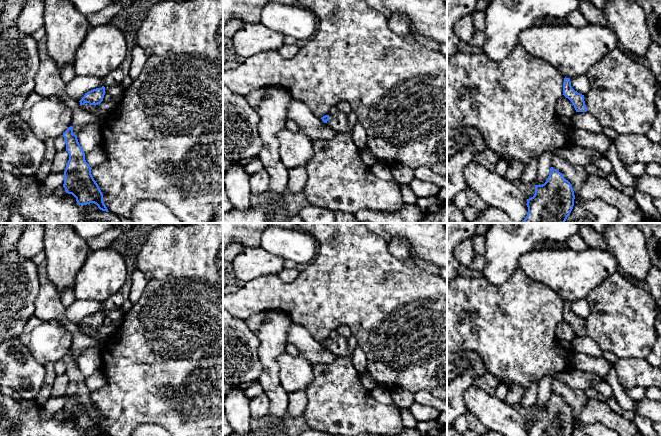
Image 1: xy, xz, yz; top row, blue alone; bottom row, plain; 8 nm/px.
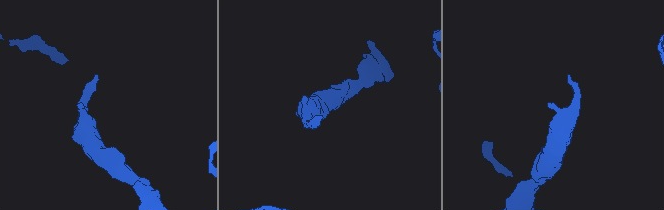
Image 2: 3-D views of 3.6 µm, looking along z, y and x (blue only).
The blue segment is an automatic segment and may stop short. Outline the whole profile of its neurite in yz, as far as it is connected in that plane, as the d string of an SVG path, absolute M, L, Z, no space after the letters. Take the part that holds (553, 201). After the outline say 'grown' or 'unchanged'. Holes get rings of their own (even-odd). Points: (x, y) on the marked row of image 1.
M550 168L549 176L542 185L535 185L535 194L527 199L527 216L521 223L565 223L574 206L574 191L572 185L562 173Z; unchanged

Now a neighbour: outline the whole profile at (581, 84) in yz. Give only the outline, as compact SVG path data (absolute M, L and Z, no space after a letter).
M586 75L570 78L572 88L582 95L586 95L590 89L590 82Z

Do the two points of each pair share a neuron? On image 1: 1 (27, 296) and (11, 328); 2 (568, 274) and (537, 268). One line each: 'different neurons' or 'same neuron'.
1: same neuron
2: same neuron

